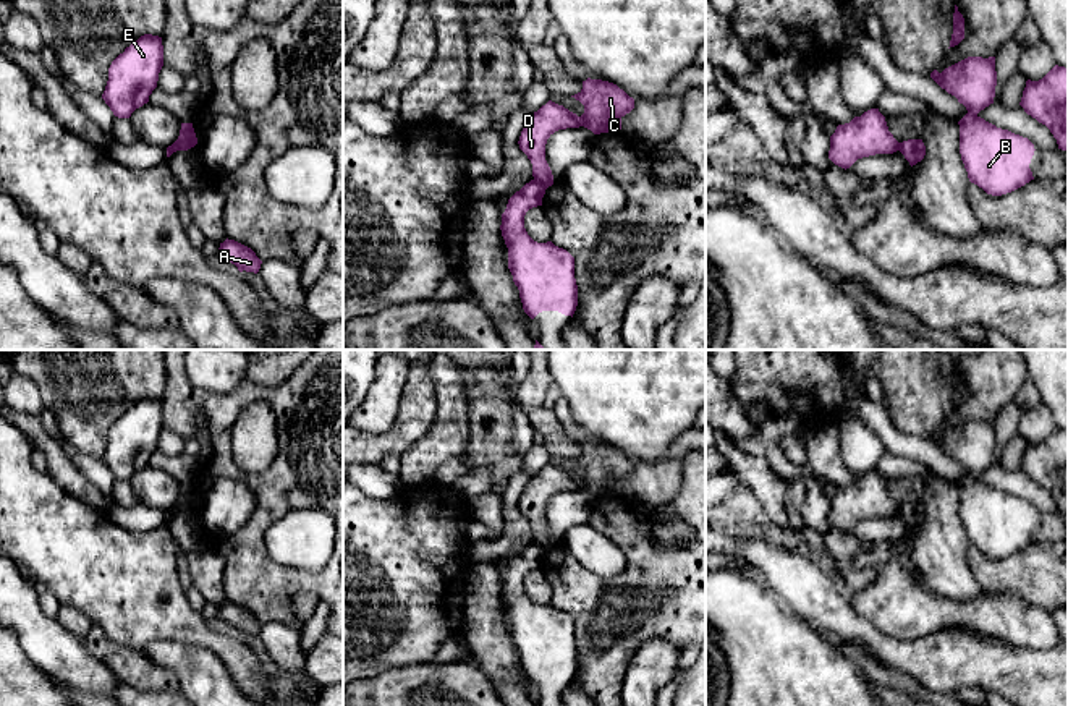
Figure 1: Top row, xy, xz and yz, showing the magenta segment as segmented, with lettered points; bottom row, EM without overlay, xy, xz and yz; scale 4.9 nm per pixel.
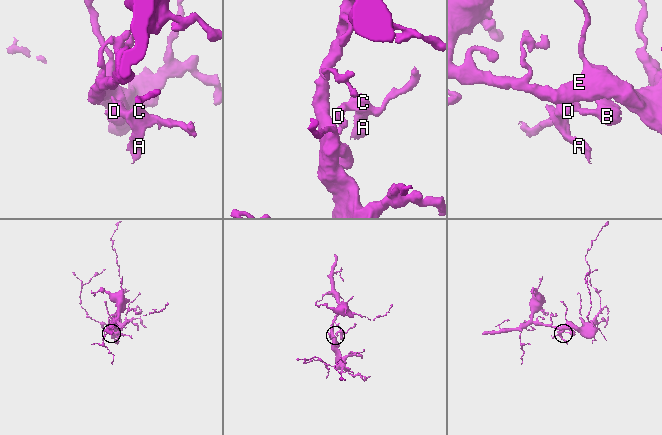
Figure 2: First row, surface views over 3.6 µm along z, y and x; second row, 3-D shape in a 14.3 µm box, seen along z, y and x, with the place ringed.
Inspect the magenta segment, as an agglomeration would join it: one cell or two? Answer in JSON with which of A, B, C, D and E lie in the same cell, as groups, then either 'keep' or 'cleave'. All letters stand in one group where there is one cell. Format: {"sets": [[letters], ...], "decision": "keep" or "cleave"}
{"sets": [["A", "C", "D"], ["B", "E"]], "decision": "cleave"}

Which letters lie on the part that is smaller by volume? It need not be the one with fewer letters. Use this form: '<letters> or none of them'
A, C, D

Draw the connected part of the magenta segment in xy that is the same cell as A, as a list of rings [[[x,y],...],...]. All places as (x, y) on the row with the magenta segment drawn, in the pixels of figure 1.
[[[228,238],[220,243],[218,254],[235,264],[239,272],[246,270],[257,274],[262,264],[251,248]]]

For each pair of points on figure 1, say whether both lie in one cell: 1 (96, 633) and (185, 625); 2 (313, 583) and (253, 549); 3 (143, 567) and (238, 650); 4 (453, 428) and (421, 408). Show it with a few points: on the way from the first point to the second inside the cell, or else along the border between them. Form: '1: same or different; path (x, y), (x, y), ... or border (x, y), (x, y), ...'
1: different; border (93, 622), (109, 638), (139, 648)
2: same; path (296, 582), (280, 582), (264, 565)
3: same; path (169, 593), (170, 603), (204, 637), (212, 640)
4: different; border (432, 379), (436, 418), (431, 428), (410, 446)

